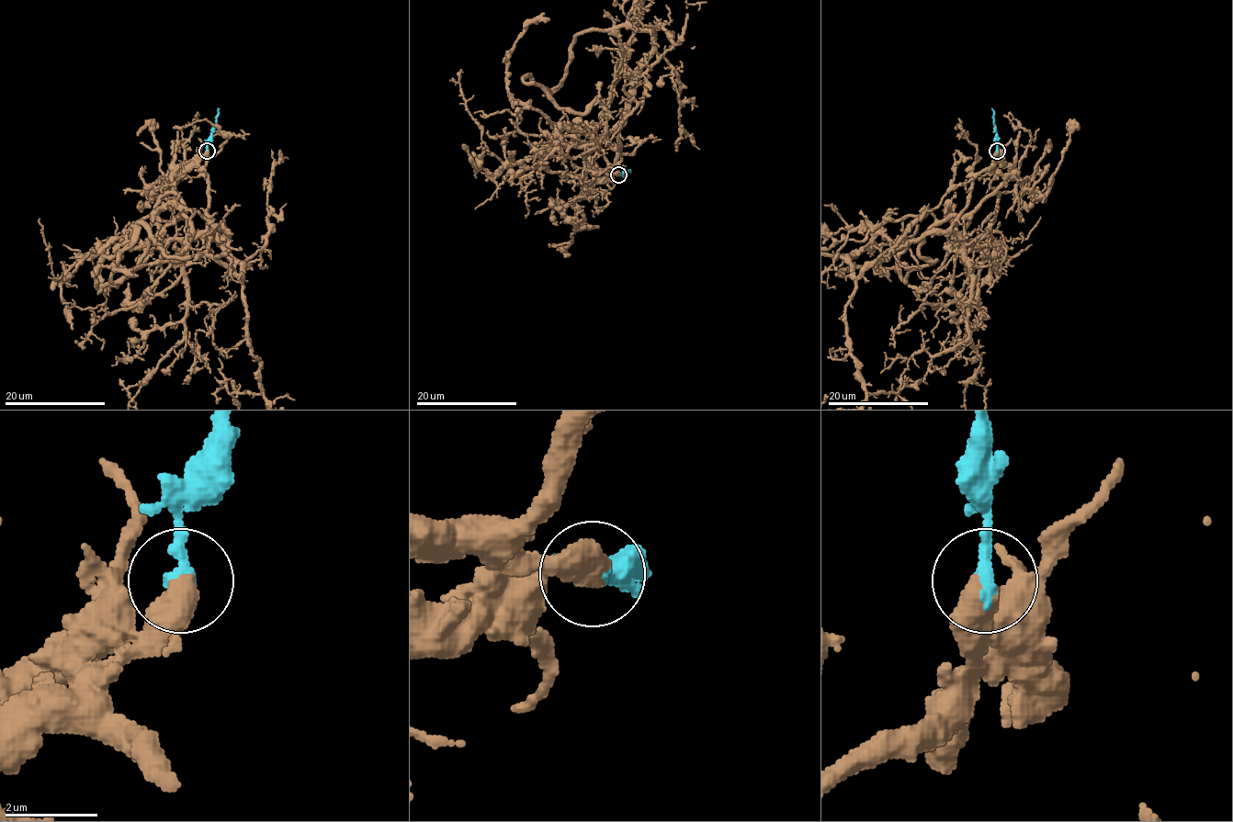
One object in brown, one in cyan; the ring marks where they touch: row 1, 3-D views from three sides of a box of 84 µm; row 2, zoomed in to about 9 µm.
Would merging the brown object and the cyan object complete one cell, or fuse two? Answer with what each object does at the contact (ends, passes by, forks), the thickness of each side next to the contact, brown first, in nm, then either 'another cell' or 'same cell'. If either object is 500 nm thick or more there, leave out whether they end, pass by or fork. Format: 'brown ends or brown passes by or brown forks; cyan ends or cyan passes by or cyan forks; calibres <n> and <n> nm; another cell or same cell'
calibres 550 and 380 nm; same cell

